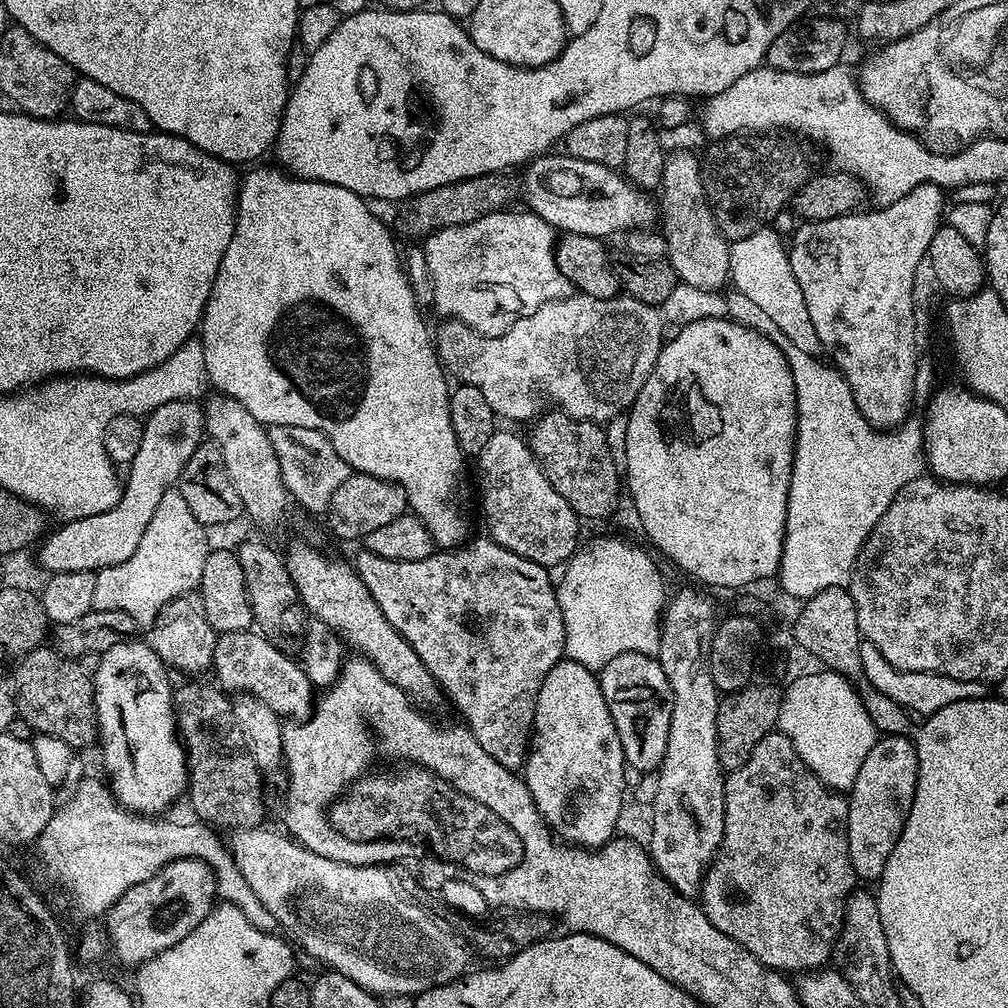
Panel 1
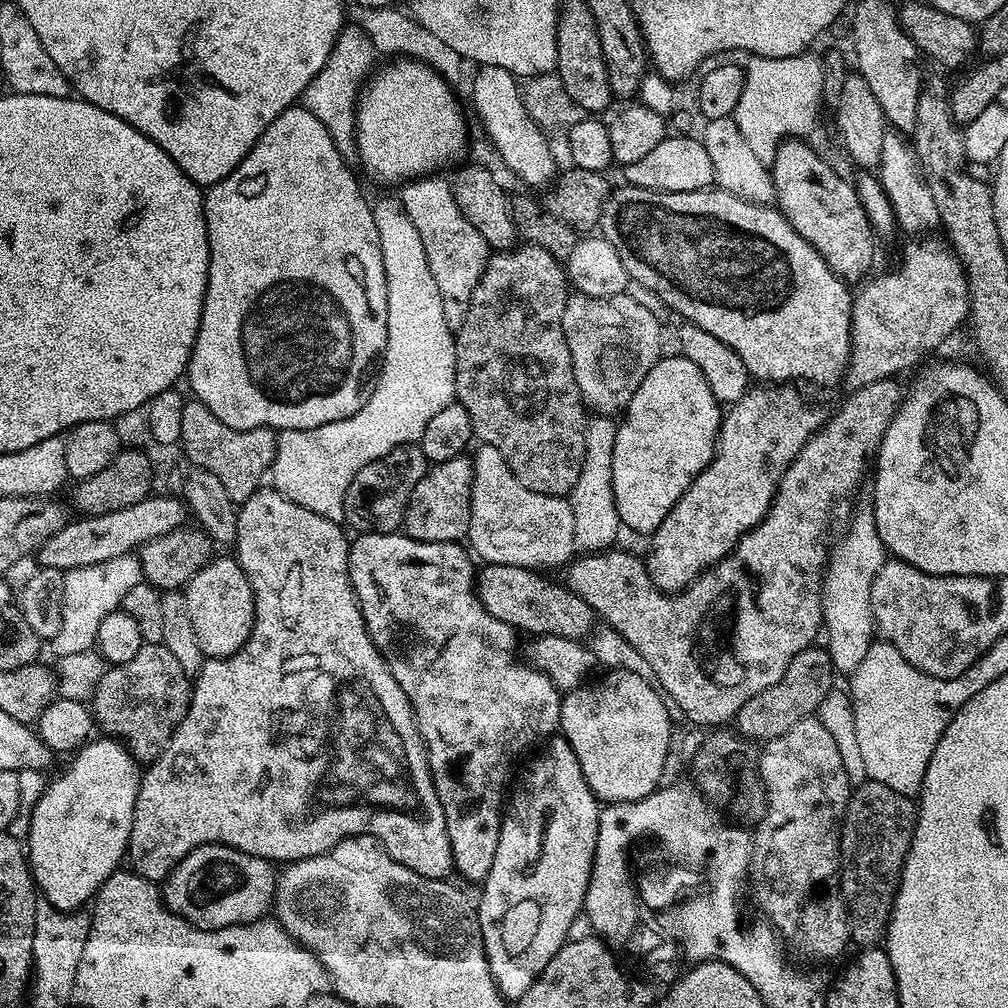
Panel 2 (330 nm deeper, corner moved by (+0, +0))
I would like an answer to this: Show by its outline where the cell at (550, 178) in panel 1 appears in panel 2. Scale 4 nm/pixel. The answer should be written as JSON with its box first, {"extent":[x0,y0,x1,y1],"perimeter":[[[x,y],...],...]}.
{"extent":[598,186,853,388],"perimeter":[[[623,186],[624,188],[613,187],[608,193],[606,202],[602,206],[598,232],[619,249],[623,255],[625,270],[628,272],[629,281],[641,284],[652,292],[660,292],[660,300],[672,312],[677,312],[681,321],[689,324],[696,324],[702,330],[714,334],[730,350],[742,358],[749,377],[756,382],[800,382],[796,380],[813,380],[816,384],[828,388],[845,379],[848,370],[848,360],[852,357],[852,297],[853,293],[848,292],[849,285],[826,266],[826,262],[806,242],[806,238],[799,236],[786,222],[786,218],[775,207],[764,204],[754,204],[749,201],[732,196],[723,190],[699,189],[696,192],[672,193],[655,192],[650,189]]]}

